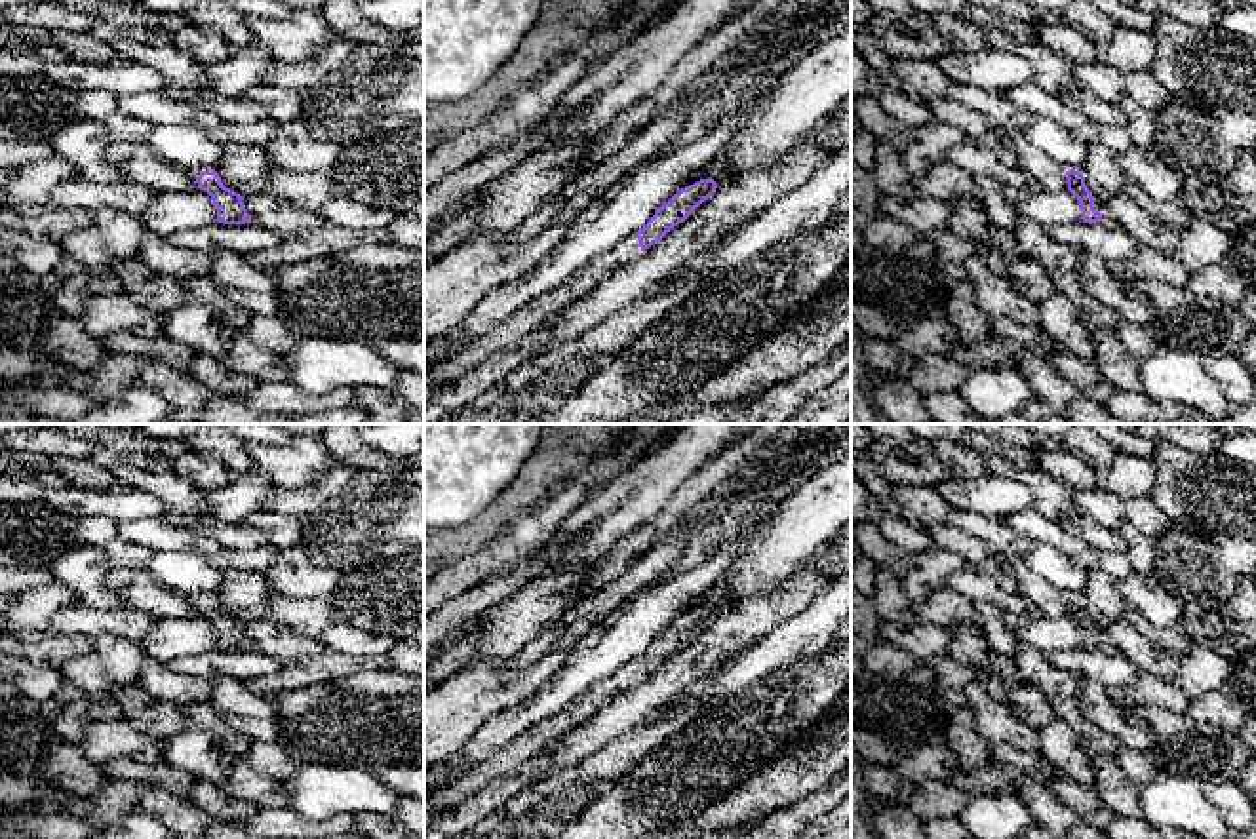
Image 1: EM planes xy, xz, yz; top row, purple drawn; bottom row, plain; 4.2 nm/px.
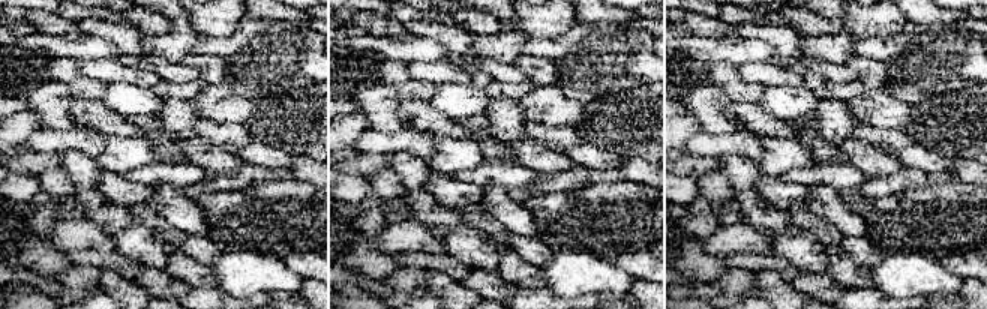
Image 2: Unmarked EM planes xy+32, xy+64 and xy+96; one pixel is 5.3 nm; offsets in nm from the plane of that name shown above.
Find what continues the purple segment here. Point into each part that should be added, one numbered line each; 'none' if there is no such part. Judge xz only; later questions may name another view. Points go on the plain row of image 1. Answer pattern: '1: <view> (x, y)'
1: xz (583, 708)

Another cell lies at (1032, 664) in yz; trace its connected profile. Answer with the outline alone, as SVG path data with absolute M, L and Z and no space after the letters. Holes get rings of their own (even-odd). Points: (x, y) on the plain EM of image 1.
M1022 643L1011 658L1016 664L1018 679L1039 689L1050 700L1079 693L1081 679L1054 668L1039 649Z

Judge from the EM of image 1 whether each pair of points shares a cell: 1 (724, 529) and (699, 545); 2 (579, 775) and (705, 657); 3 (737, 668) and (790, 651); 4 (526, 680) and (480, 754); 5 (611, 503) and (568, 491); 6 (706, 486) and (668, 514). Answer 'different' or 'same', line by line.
1: same
2: different
3: same
4: different
5: different
6: same

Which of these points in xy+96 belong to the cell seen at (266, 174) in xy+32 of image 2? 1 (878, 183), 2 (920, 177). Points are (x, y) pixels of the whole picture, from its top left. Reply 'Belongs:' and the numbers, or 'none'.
Belongs: 1, 2

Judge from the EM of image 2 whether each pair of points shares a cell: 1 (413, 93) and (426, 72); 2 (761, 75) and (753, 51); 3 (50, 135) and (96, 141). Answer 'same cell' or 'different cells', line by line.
1: different cells
2: different cells
3: same cell

